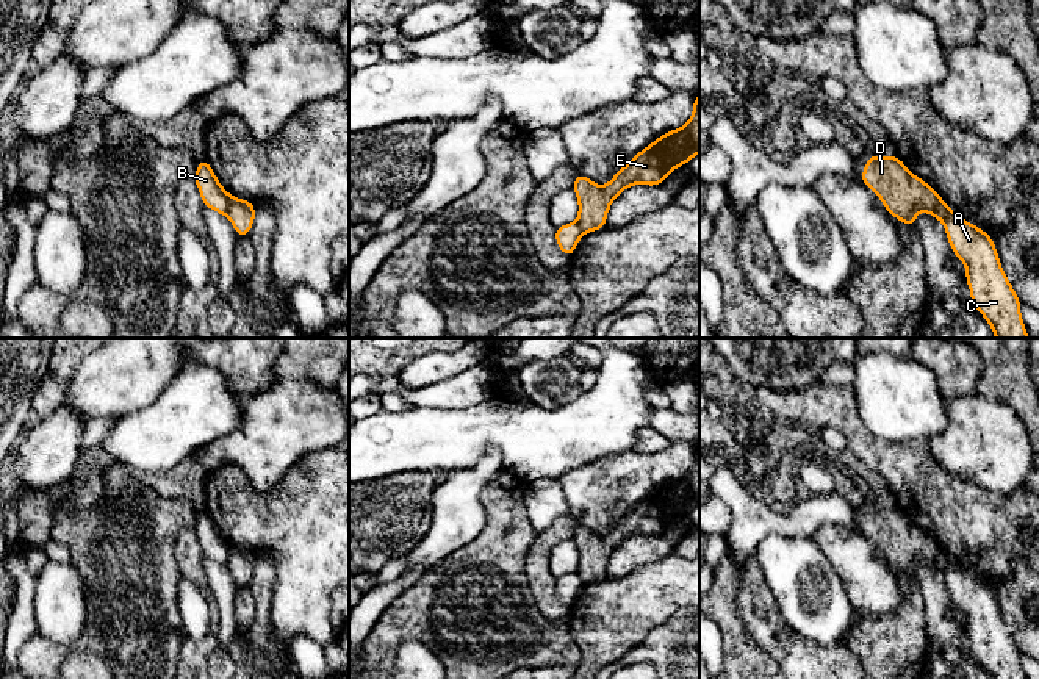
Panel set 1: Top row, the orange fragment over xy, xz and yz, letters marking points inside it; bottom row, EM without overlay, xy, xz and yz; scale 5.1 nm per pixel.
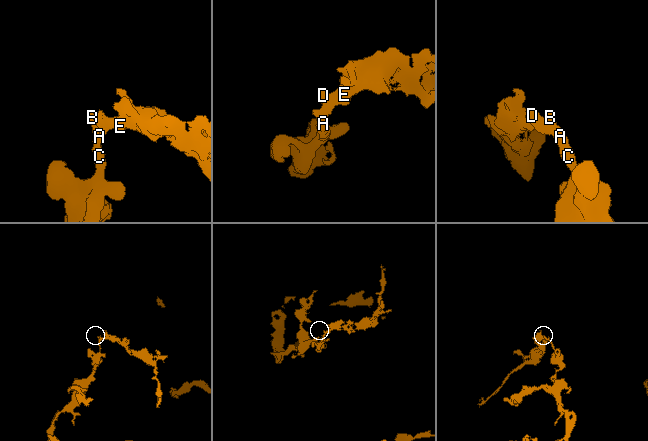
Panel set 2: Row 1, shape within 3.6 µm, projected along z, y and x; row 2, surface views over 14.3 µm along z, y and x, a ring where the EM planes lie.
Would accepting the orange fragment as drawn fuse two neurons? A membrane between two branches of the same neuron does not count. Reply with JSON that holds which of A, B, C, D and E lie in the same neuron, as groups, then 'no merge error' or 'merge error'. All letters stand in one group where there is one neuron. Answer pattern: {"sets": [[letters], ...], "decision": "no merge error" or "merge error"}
{"sets": [["A", "B", "C"], ["D", "E"]], "decision": "merge error"}

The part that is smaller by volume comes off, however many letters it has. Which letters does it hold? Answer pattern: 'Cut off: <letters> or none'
Cut off: D, E

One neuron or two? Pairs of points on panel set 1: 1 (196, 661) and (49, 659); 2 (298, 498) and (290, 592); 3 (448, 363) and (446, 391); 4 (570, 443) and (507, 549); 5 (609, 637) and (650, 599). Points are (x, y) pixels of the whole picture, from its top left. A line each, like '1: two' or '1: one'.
1: two
2: one
3: two
4: two
5: one

